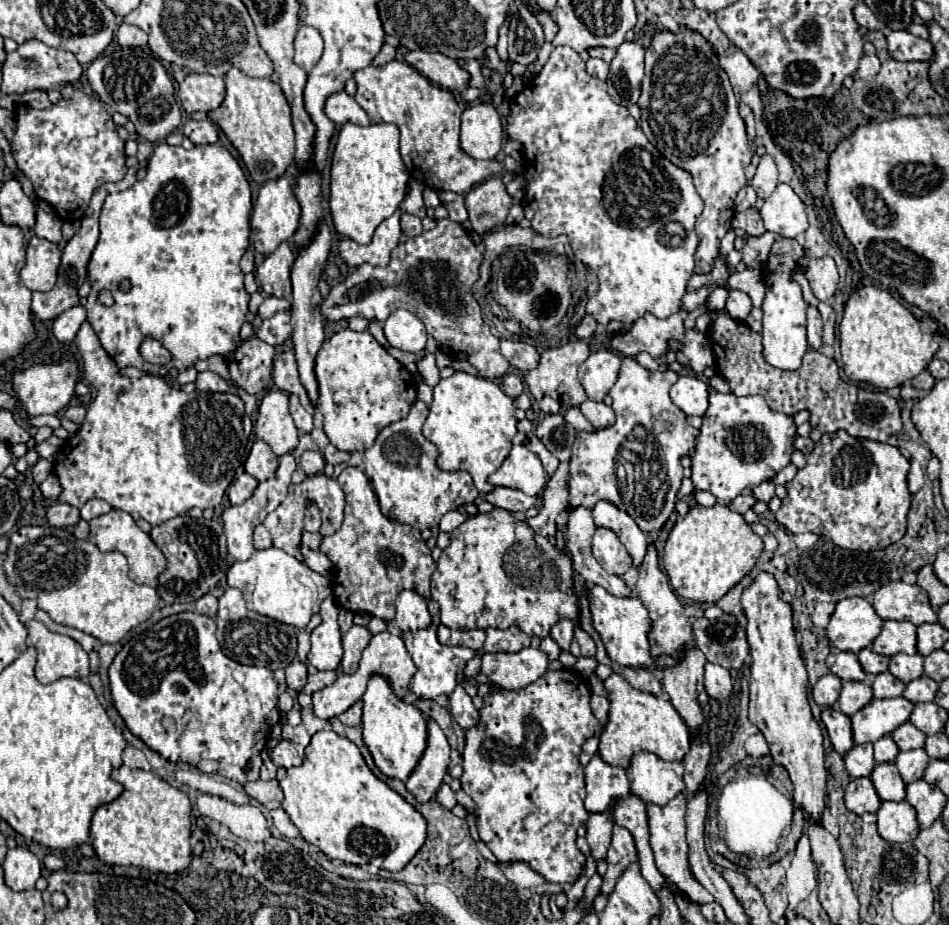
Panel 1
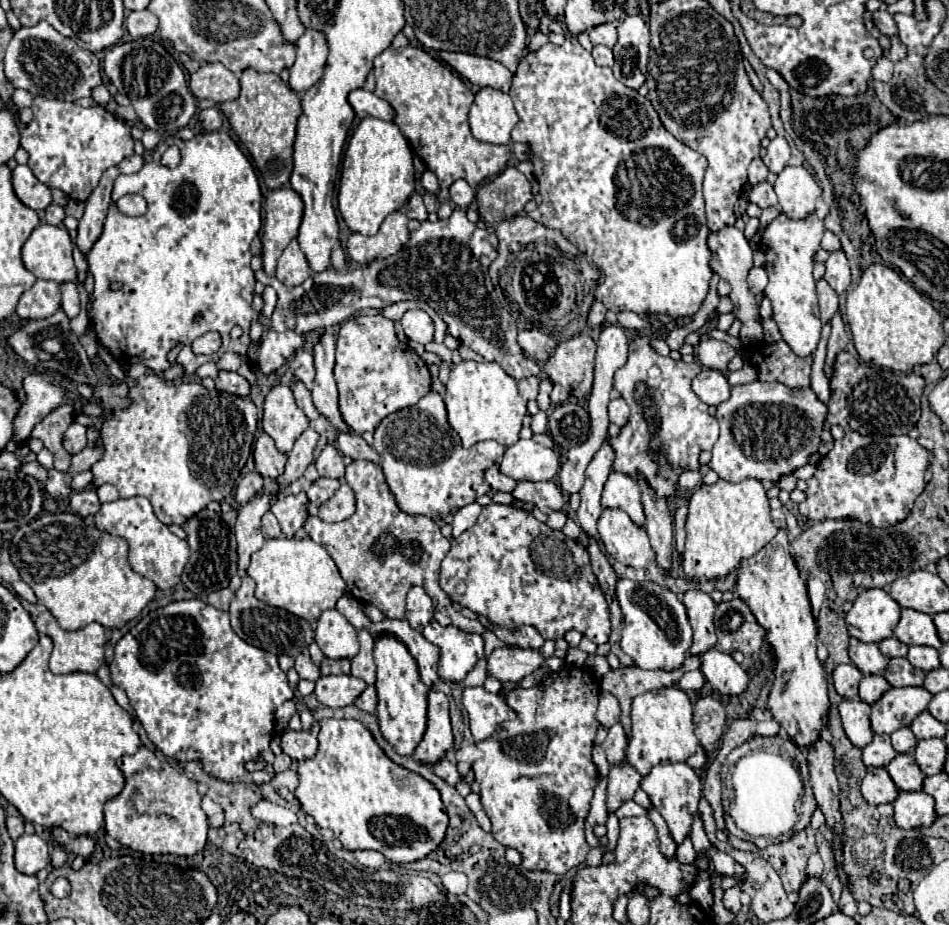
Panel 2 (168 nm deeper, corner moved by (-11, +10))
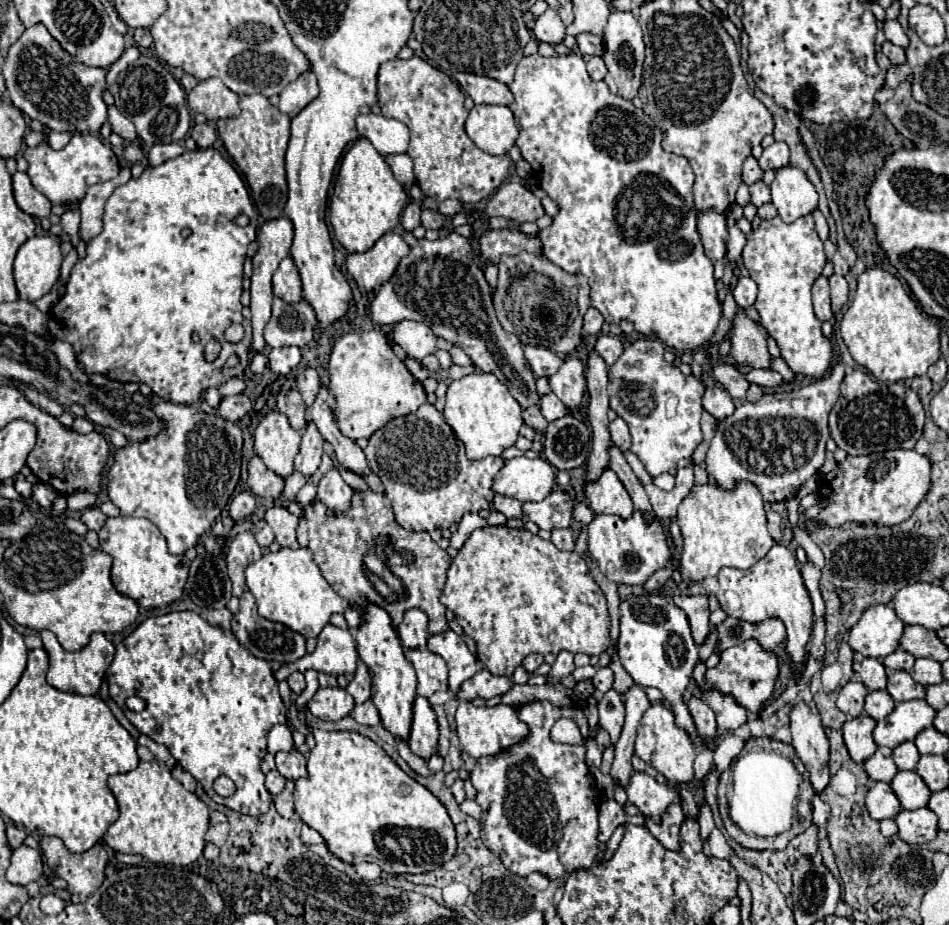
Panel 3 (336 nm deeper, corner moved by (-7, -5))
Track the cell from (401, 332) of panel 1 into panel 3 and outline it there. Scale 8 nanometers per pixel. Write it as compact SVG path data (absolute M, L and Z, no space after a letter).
M403 320L395 326L395 342L407 352L409 358L423 360L425 356L435 354L437 352L435 340L437 336L423 322Z

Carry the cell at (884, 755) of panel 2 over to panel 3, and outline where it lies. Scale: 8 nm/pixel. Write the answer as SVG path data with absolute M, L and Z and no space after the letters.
M877 748L877 752L865 760L865 772L875 782L891 782L897 774L897 766L891 756L891 748Z

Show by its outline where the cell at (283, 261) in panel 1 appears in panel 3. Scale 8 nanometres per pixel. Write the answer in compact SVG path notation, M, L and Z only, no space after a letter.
M285 258L277 272L273 274L273 294L283 302L299 302L301 300L301 278L293 258Z

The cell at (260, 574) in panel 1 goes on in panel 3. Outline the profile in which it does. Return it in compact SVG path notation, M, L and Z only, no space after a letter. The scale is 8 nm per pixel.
M281 548L275 554L265 552L257 562L247 566L245 578L249 590L257 598L259 614L267 620L285 624L287 628L303 634L305 638L317 638L319 632L329 624L331 614L343 614L349 606L349 602L341 598L321 576L309 548Z

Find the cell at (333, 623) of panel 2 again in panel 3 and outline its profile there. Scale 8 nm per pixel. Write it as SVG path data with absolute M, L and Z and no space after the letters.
M327 624L317 636L315 652L283 665L274 672L277 681L284 681L294 670L304 673L309 669L327 674L353 674L357 668L357 648L349 630Z

